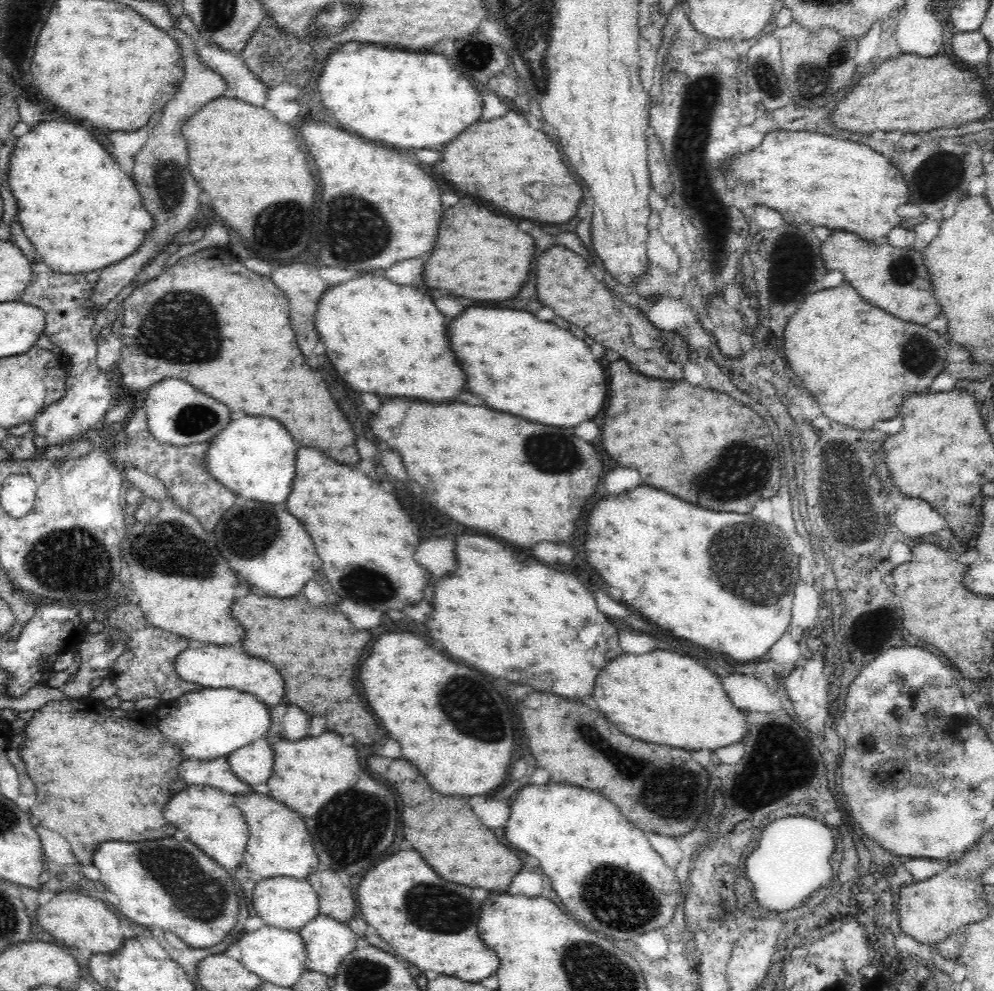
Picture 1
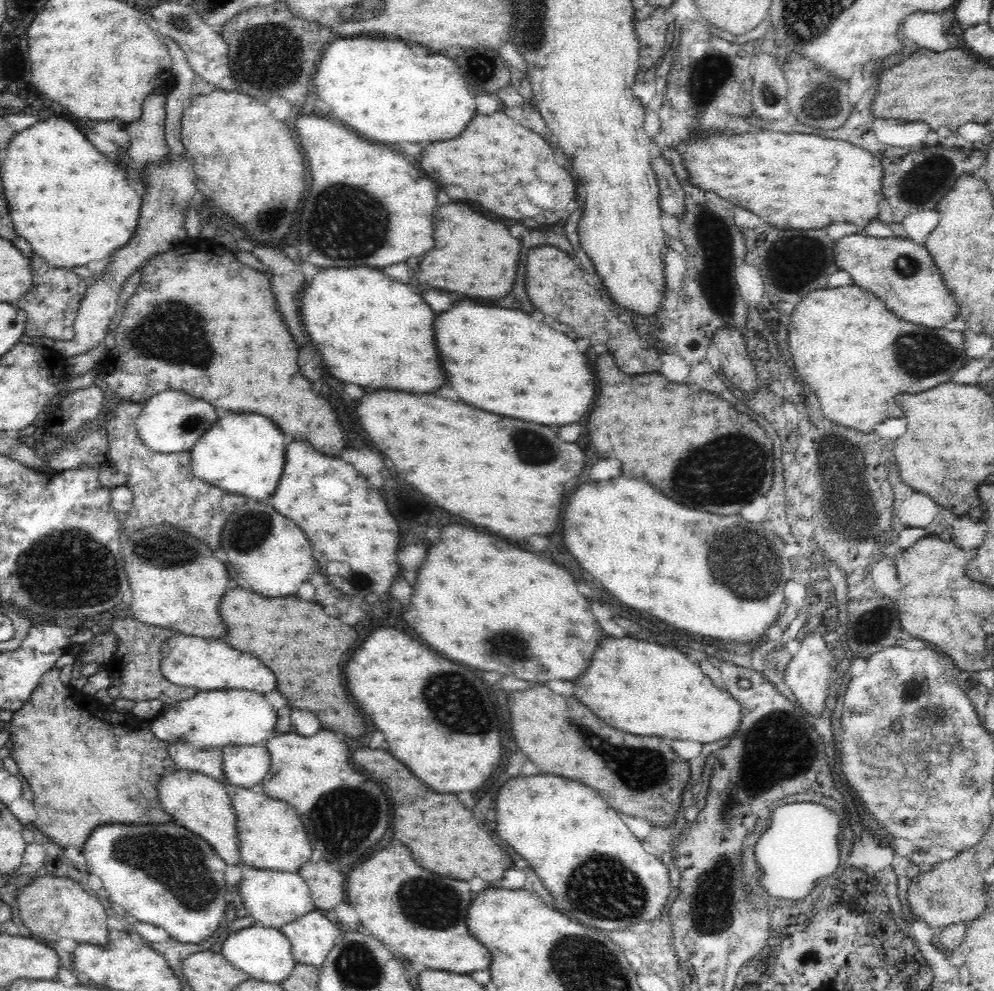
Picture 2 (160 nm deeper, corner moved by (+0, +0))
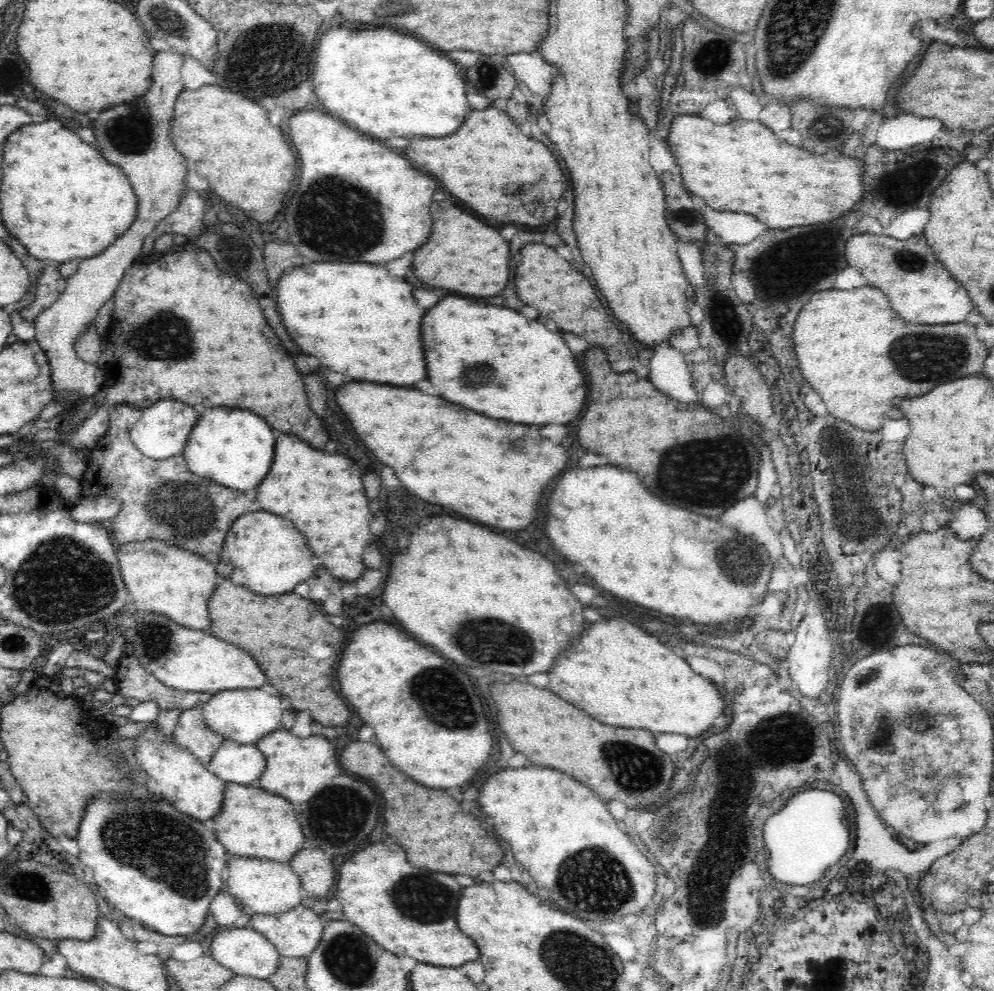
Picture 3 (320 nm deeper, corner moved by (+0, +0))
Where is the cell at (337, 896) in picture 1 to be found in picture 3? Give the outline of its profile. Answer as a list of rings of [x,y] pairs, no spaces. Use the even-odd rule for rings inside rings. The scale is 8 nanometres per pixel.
[[[298,848],[288,860],[292,871],[300,878],[304,896],[324,898],[334,884],[334,866],[318,848]]]

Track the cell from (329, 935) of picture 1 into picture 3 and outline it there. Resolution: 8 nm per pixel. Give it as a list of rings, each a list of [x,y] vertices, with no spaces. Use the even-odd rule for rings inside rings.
[[[298,904],[282,914],[251,914],[248,922],[254,931],[260,932],[260,935],[274,945],[274,950],[278,952],[279,956],[306,959],[322,936],[324,917]]]

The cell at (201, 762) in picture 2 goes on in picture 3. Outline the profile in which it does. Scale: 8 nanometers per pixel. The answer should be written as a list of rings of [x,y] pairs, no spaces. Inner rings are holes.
[[[199,707],[180,709],[173,736],[176,745],[190,750],[204,766],[208,766],[210,757],[225,740],[209,728]]]

